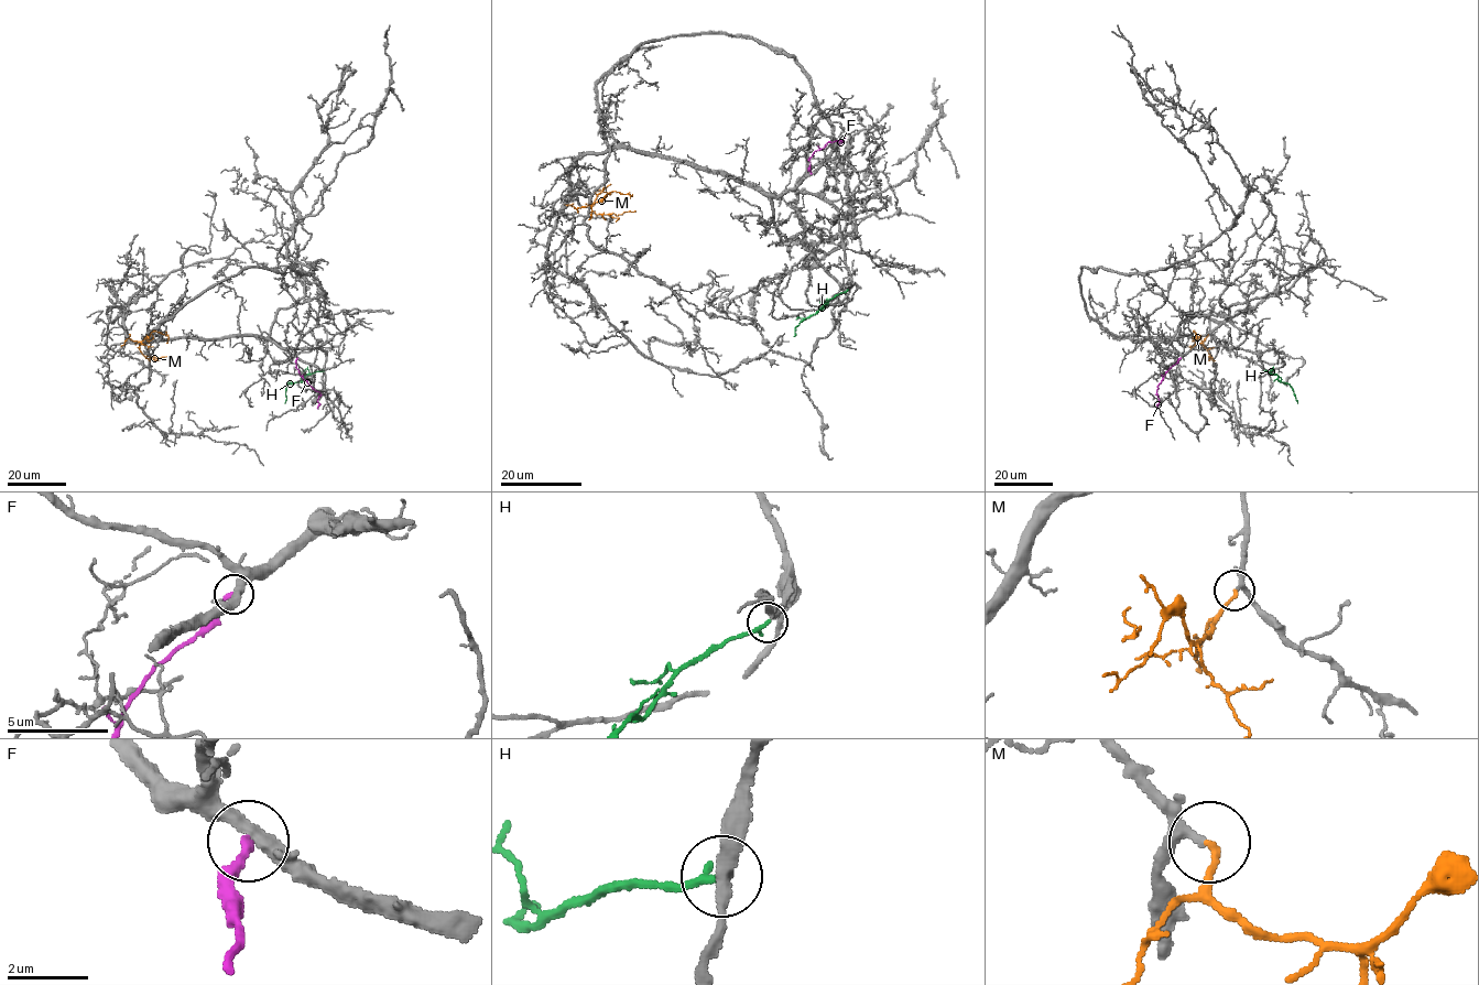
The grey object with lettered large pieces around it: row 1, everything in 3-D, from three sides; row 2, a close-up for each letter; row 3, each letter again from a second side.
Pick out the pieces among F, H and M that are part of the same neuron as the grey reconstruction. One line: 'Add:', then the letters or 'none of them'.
Add: H, M

